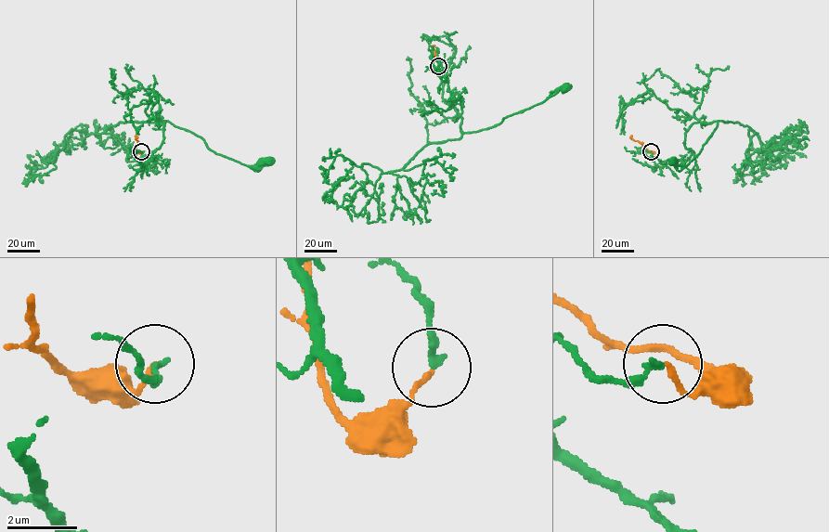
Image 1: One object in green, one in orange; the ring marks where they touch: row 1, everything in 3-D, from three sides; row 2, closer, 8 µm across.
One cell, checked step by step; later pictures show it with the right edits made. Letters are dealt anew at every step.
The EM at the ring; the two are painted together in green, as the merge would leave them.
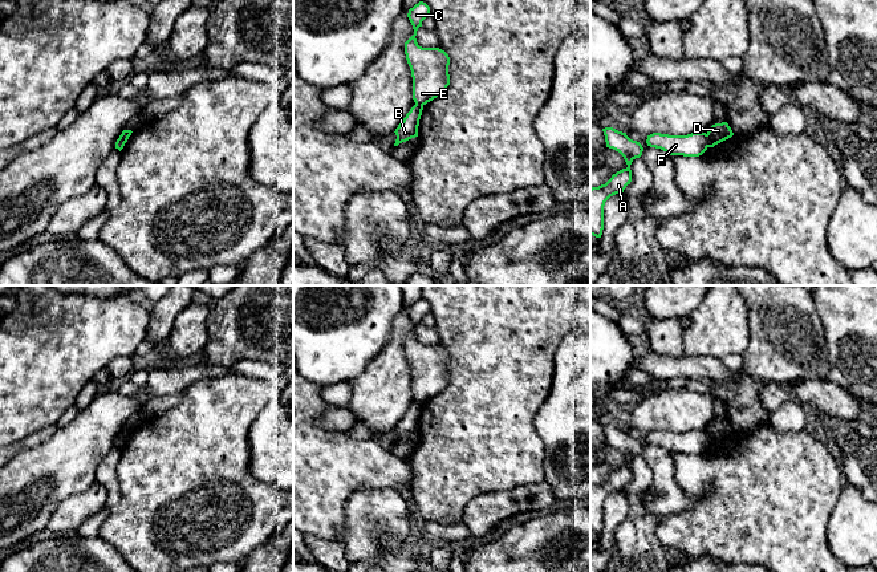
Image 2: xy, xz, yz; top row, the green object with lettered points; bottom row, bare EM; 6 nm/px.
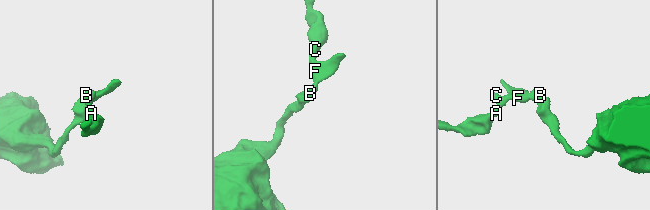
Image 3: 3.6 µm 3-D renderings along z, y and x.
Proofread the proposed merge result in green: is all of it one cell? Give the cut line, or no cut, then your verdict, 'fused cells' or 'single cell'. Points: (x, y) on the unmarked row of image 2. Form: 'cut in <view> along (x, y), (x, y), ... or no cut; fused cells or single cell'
cut in yz along (706, 431), (707, 443); fused cells

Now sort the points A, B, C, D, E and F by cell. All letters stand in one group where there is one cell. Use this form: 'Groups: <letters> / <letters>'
Groups: A C E F / B D

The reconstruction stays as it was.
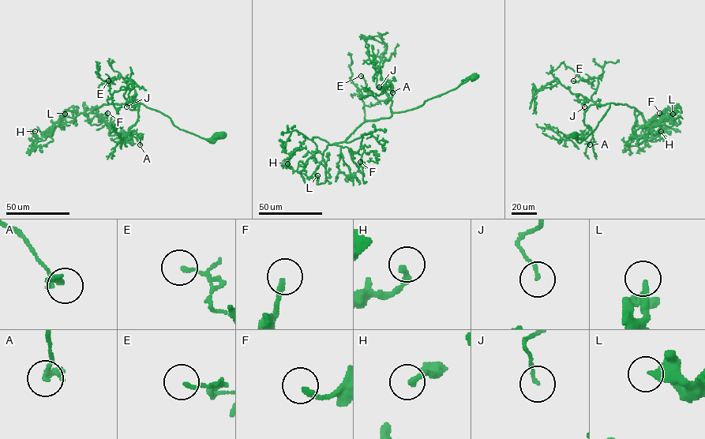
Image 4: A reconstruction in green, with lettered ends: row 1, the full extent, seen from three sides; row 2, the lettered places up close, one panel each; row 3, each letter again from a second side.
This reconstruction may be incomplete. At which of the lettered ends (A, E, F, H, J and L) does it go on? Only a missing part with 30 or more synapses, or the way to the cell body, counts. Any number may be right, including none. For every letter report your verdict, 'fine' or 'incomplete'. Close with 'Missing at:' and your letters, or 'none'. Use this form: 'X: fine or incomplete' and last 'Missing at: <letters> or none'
A: fine
E: fine
F: fine
H: fine
J: fine
L: fine
Missing at: none

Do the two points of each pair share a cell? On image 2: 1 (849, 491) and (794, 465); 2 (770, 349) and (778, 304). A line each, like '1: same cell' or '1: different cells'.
1: different cells
2: same cell

